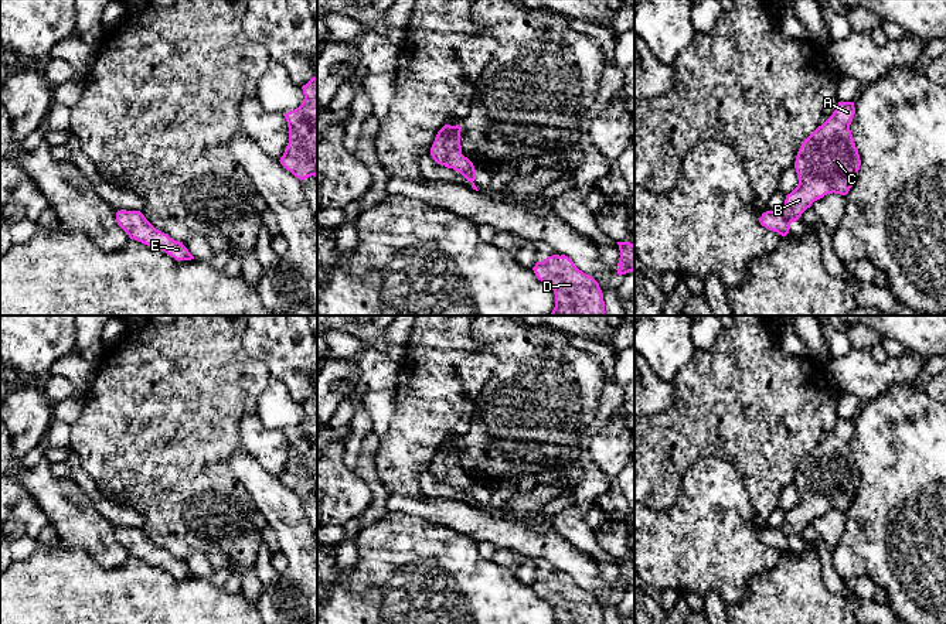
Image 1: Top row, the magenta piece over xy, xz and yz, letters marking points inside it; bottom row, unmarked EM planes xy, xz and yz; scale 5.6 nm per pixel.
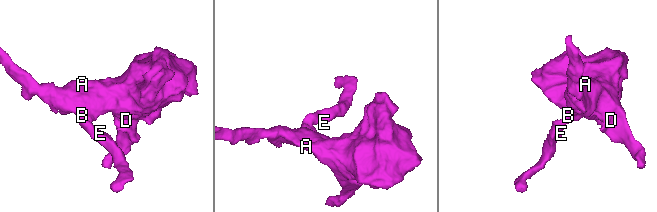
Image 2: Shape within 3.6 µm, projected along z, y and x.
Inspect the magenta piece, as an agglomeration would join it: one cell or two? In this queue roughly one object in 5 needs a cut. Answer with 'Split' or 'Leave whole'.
Leave whole

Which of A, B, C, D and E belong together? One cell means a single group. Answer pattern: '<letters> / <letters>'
A B C D E

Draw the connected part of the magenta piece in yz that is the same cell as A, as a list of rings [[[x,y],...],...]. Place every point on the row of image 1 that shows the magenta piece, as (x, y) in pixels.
[[[838,102],[833,115],[804,139],[794,161],[799,184],[779,211],[762,214],[762,226],[786,236],[790,224],[814,201],[833,192],[848,194],[861,166],[850,130],[854,115],[854,102]]]

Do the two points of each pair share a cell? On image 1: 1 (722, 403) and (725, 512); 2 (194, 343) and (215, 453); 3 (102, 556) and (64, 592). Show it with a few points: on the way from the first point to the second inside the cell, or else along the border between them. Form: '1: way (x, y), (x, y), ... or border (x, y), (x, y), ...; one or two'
1: border (691, 463), (704, 457), (725, 460), (745, 487); two
2: way (194, 370), (194, 426); one
3: border (67, 546), (81, 546), (105, 568), (129, 558); two

